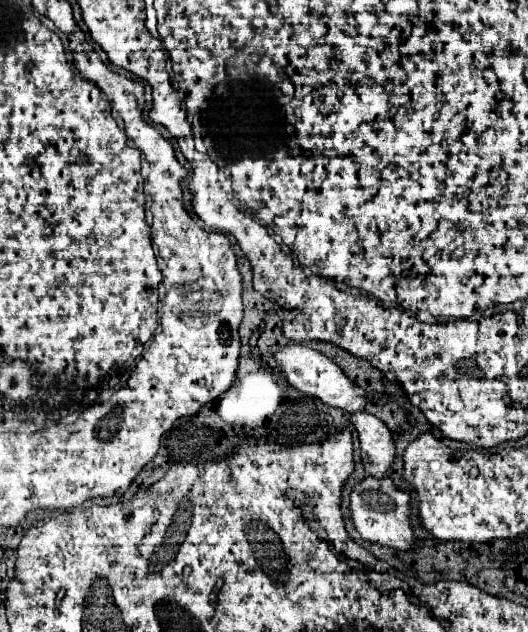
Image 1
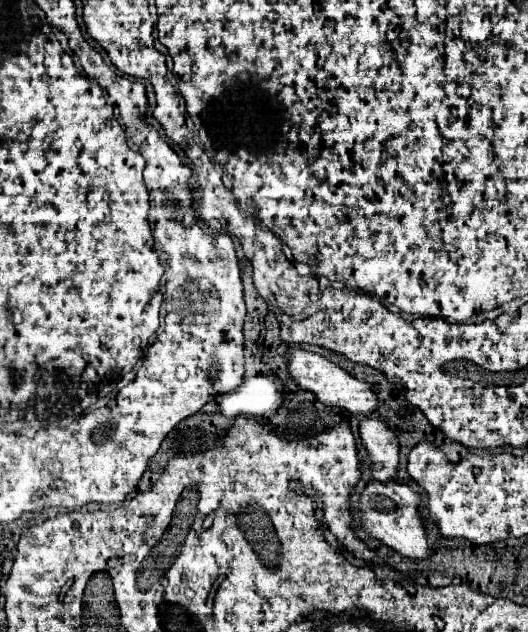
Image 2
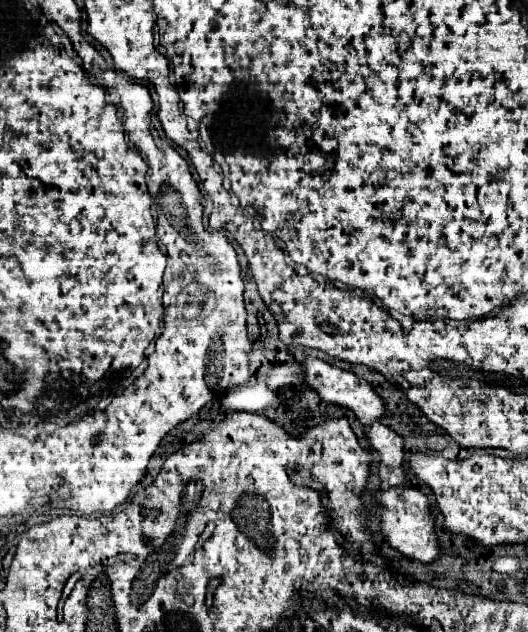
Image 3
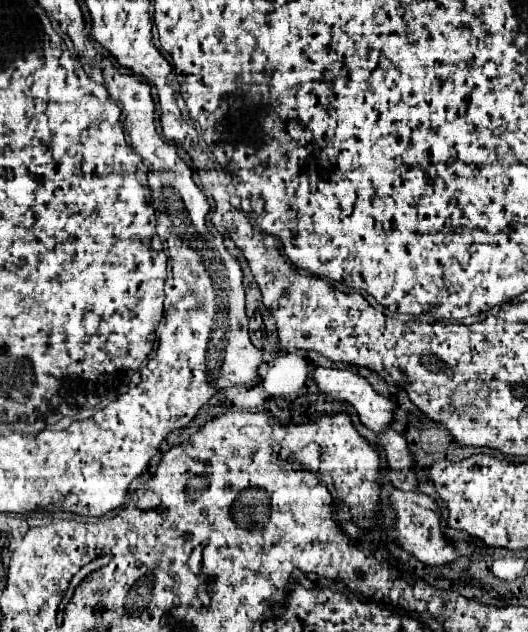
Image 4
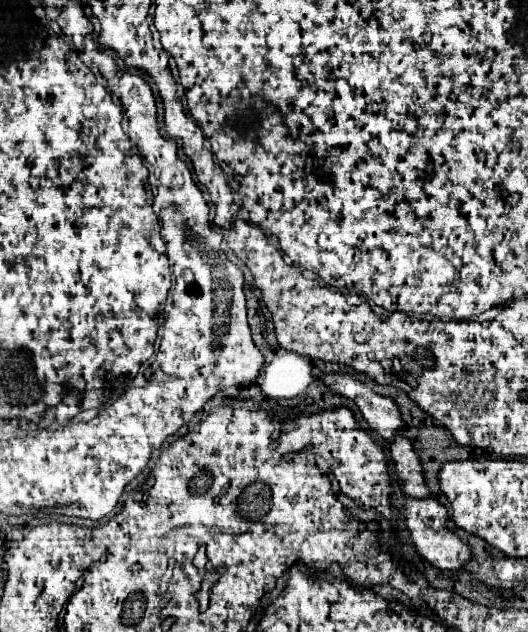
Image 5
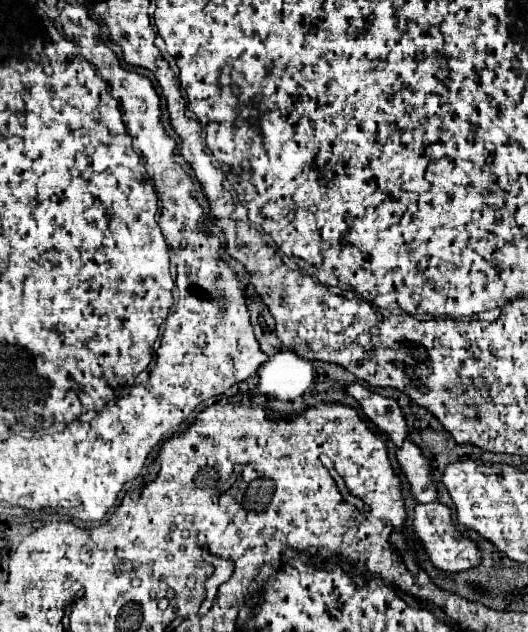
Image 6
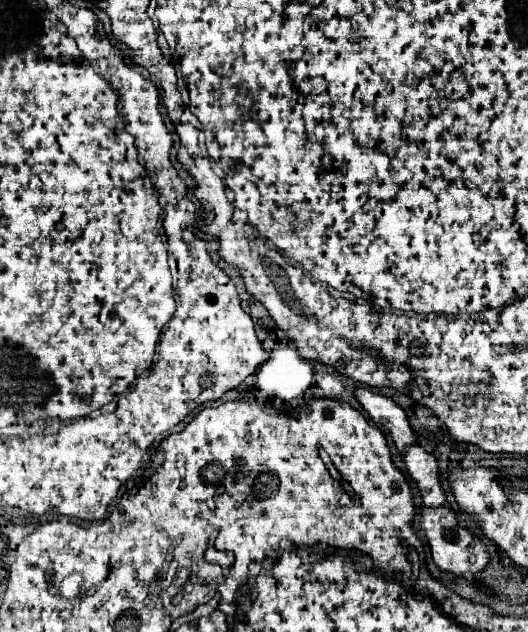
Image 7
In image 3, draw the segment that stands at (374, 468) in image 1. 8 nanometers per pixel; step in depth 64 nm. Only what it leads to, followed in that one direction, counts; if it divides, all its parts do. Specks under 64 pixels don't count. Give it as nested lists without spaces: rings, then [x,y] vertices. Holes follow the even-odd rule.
[[[380,422],[366,426],[366,438],[372,450],[376,450],[380,456],[380,472],[378,472],[380,480],[390,486],[404,484],[402,438]]]

